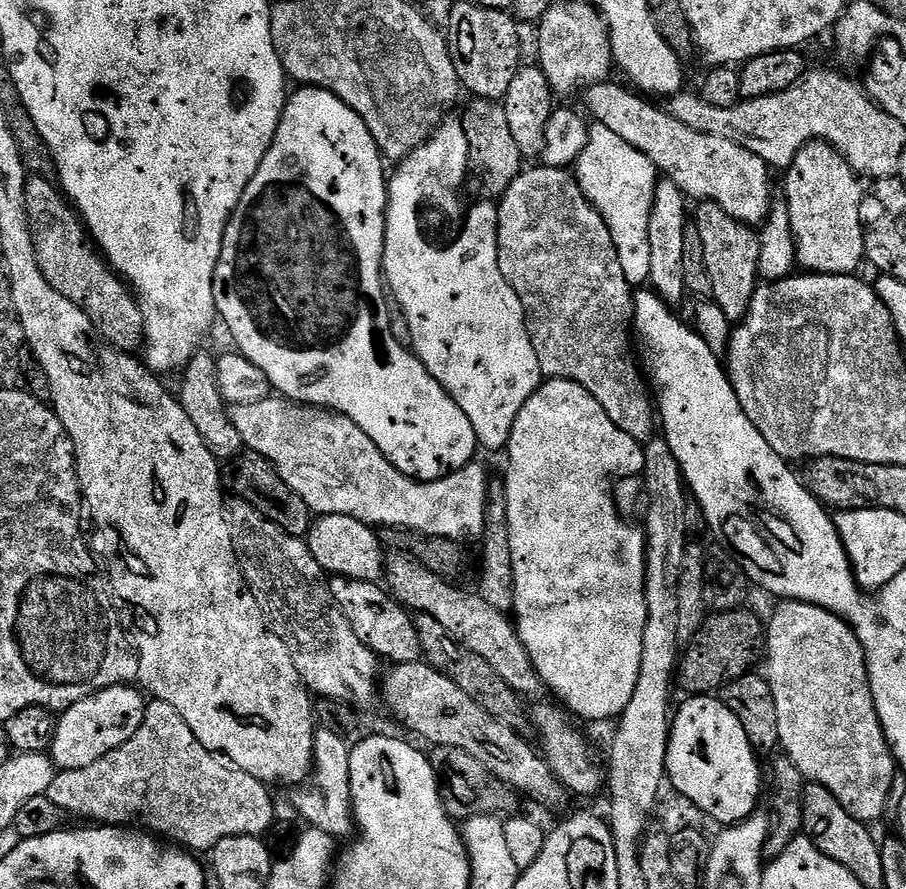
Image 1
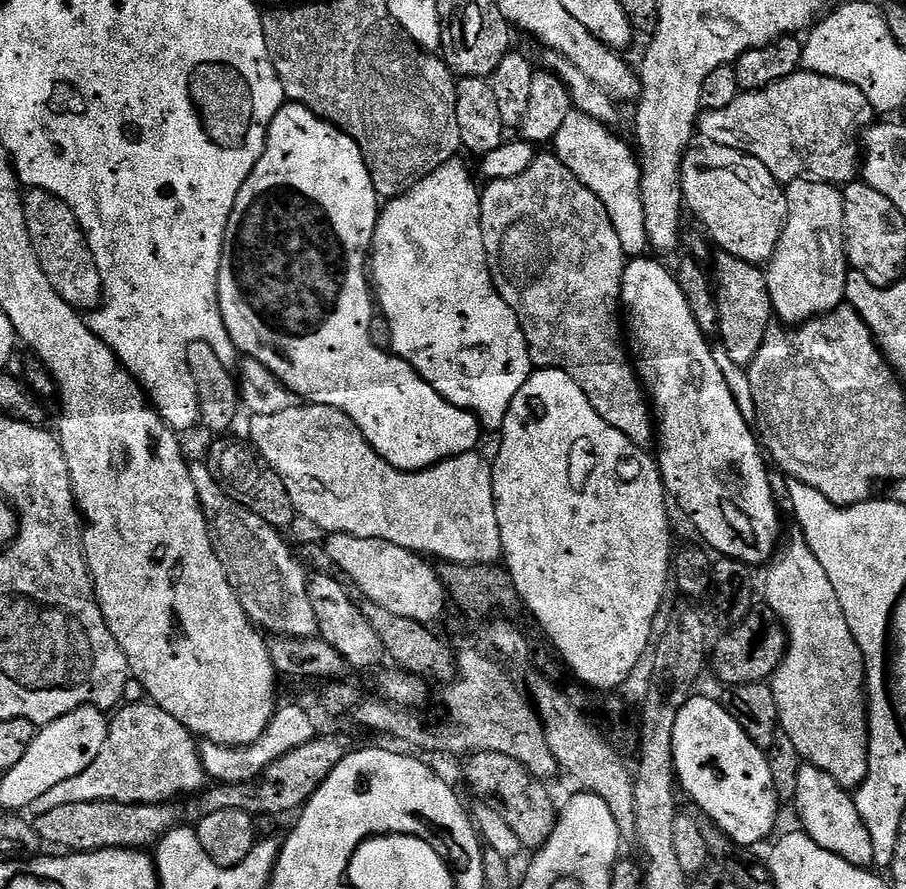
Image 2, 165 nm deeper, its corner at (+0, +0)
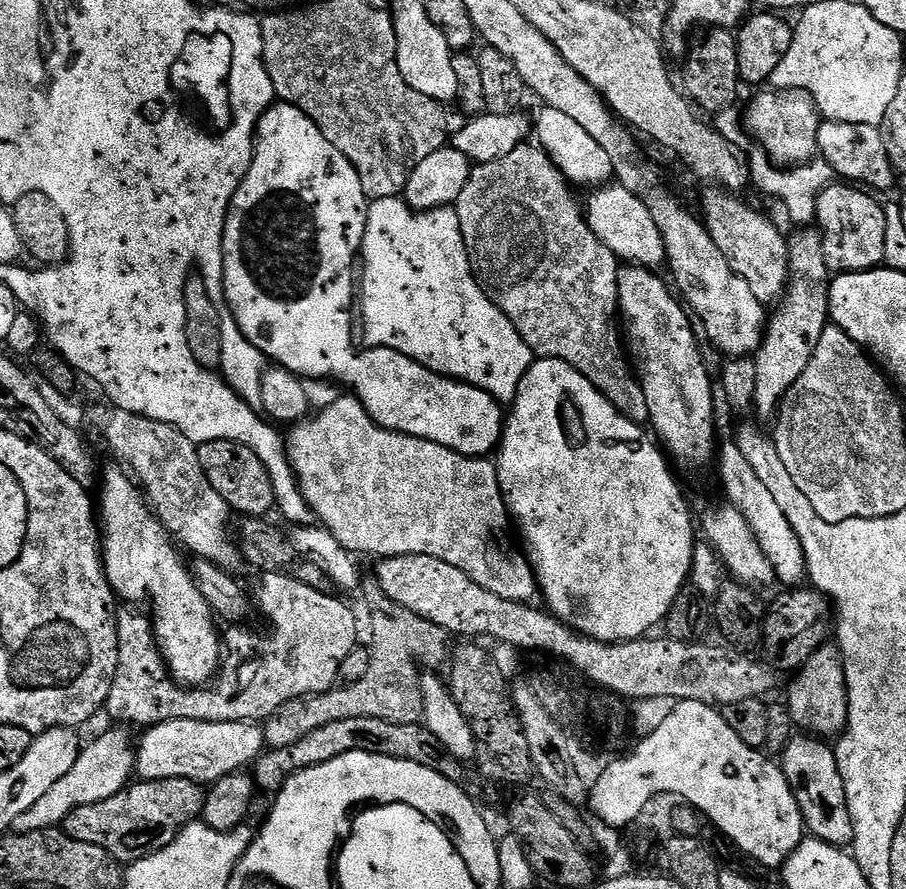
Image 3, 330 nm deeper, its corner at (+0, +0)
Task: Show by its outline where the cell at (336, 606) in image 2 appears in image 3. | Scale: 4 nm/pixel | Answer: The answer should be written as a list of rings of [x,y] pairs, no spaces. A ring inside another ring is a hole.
[[[265,572],[259,577],[260,580],[260,600],[258,596],[258,608],[264,611],[264,616],[268,619],[268,624],[272,629],[268,633],[251,632],[250,629],[244,628],[248,626],[232,626],[223,633],[222,644],[226,651],[222,656],[222,663],[218,675],[215,677],[214,685],[216,689],[211,692],[211,687],[208,686],[181,686],[172,679],[172,673],[168,671],[168,665],[164,663],[164,655],[160,652],[159,645],[156,644],[156,633],[154,624],[147,615],[144,616],[139,607],[128,606],[123,613],[122,611],[116,618],[116,629],[118,630],[118,670],[114,682],[110,686],[110,694],[108,695],[108,703],[106,712],[113,716],[113,721],[119,722],[121,725],[129,726],[128,724],[144,724],[143,726],[151,726],[154,724],[165,724],[171,720],[197,720],[198,722],[264,722],[269,716],[272,716],[282,706],[286,706],[286,702],[290,702],[294,698],[302,698],[303,696],[316,696],[319,692],[327,692],[329,688],[337,683],[340,674],[340,663],[346,658],[346,654],[350,654],[352,648],[357,647],[356,640],[356,616],[339,600],[338,597],[332,596],[328,592],[319,592],[314,590],[314,586],[306,586],[306,582],[295,580],[293,576],[283,572]]]

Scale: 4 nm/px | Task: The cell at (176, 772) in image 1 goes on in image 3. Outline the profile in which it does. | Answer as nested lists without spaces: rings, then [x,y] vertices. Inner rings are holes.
[[[112,727],[116,728],[102,733],[93,744],[85,743],[81,747],[80,757],[78,762],[74,762],[73,768],[63,778],[58,778],[56,785],[44,797],[38,798],[38,802],[34,802],[34,806],[30,806],[30,810],[26,810],[22,818],[16,820],[14,828],[17,833],[60,828],[70,810],[78,810],[78,806],[90,806],[106,798],[114,798],[114,794],[128,787],[136,772],[134,740],[124,733],[127,731],[123,727]]]

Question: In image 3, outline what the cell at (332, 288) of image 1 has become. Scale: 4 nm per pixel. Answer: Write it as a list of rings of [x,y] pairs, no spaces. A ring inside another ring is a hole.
[[[283,102],[273,103],[271,106],[265,107],[264,116],[258,122],[258,126],[256,127],[256,139],[254,141],[254,147],[252,149],[252,159],[248,166],[248,173],[242,177],[240,181],[240,188],[234,194],[234,198],[232,199],[232,205],[226,209],[227,218],[224,223],[224,231],[222,233],[223,242],[224,242],[224,258],[223,258],[223,267],[224,267],[224,300],[226,301],[226,308],[229,313],[231,313],[232,317],[237,320],[238,326],[241,328],[242,334],[245,335],[246,339],[248,339],[254,346],[261,351],[264,357],[267,357],[269,361],[273,365],[279,366],[287,370],[287,372],[292,372],[295,376],[299,376],[301,378],[307,378],[309,381],[312,380],[337,380],[340,384],[345,384],[347,391],[351,393],[351,395],[355,396],[357,400],[362,402],[362,406],[367,412],[370,414],[372,418],[379,424],[390,430],[391,432],[401,432],[402,434],[406,434],[407,436],[413,436],[414,438],[422,438],[426,442],[438,442],[438,446],[446,446],[450,450],[454,450],[458,454],[462,454],[463,456],[475,456],[477,458],[487,457],[489,454],[495,453],[497,451],[498,445],[504,435],[504,426],[506,423],[506,412],[502,407],[499,400],[495,400],[492,395],[486,390],[482,390],[481,388],[475,388],[473,384],[466,384],[463,380],[452,380],[449,376],[440,376],[437,372],[431,372],[426,366],[422,366],[419,364],[417,360],[410,359],[406,354],[402,354],[401,352],[395,352],[394,350],[390,350],[389,348],[370,348],[365,347],[363,350],[358,350],[351,344],[351,328],[352,322],[354,319],[354,313],[351,312],[351,308],[354,308],[354,284],[352,288],[352,267],[357,267],[358,264],[358,253],[361,251],[362,245],[364,243],[364,231],[366,230],[366,222],[368,221],[368,205],[370,201],[367,196],[365,196],[364,191],[362,190],[362,182],[360,181],[360,176],[356,172],[352,163],[346,159],[345,156],[340,154],[335,146],[333,146],[330,142],[326,142],[326,138],[322,134],[322,130],[318,130],[318,126],[315,124],[310,117],[306,115],[302,110],[298,110],[292,104],[285,104]]]

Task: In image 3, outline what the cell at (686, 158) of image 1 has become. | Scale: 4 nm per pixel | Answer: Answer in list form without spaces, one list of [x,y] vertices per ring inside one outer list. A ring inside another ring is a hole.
[[[708,186],[705,189],[702,219],[708,226],[710,238],[714,238],[714,246],[722,250],[722,258],[730,262],[732,269],[742,278],[746,278],[750,291],[760,304],[775,305],[785,295],[788,286],[786,236],[772,225],[770,217],[763,216],[756,208],[751,208],[746,201],[740,200],[744,198],[739,195],[719,186]]]

